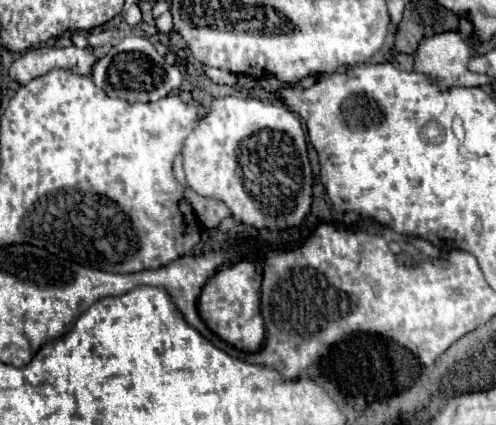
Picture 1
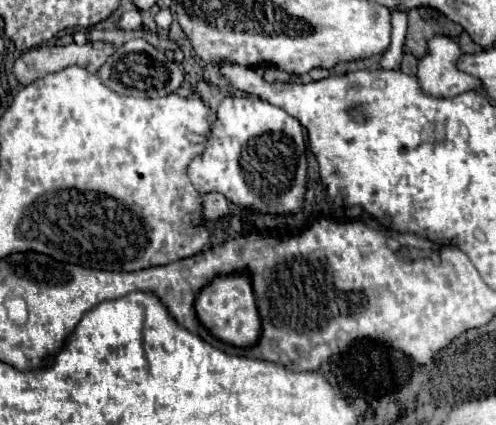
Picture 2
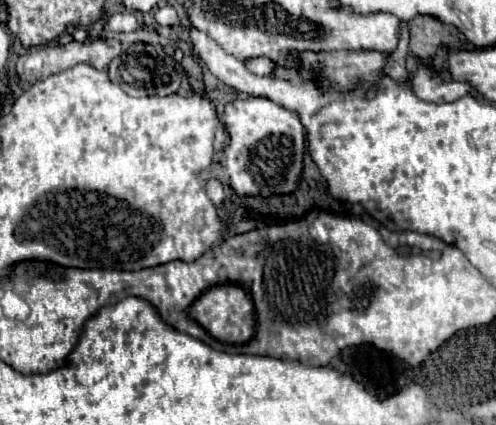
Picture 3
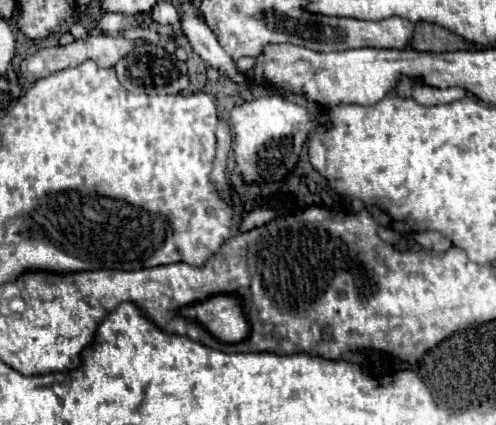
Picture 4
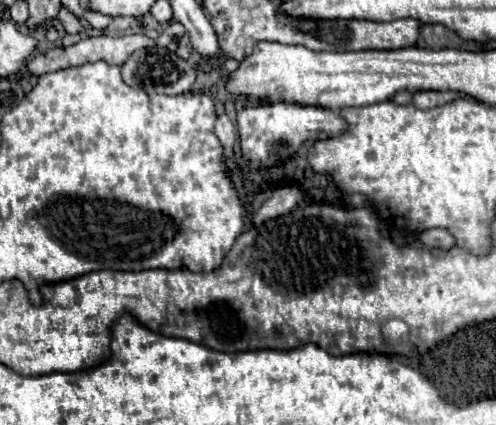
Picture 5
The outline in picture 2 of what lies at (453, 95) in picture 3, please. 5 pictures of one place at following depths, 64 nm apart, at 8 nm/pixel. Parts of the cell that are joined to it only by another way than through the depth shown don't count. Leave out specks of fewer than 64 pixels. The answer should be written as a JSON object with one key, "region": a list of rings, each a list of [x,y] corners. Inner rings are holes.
{"region":[[[438,36],[430,40],[428,54],[418,62],[416,74],[424,94],[432,98],[454,98],[480,86],[480,80],[454,68],[460,54],[462,50],[452,38]]]}

